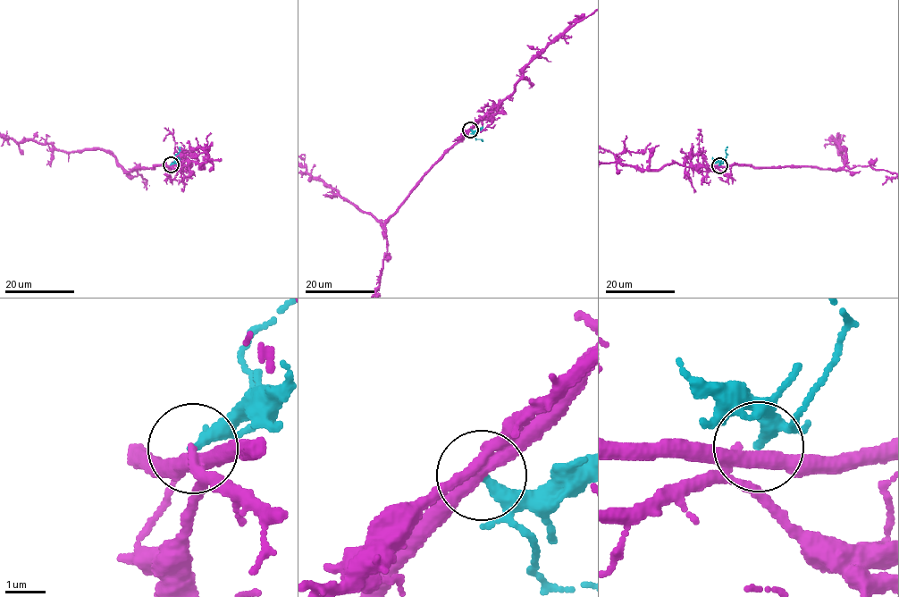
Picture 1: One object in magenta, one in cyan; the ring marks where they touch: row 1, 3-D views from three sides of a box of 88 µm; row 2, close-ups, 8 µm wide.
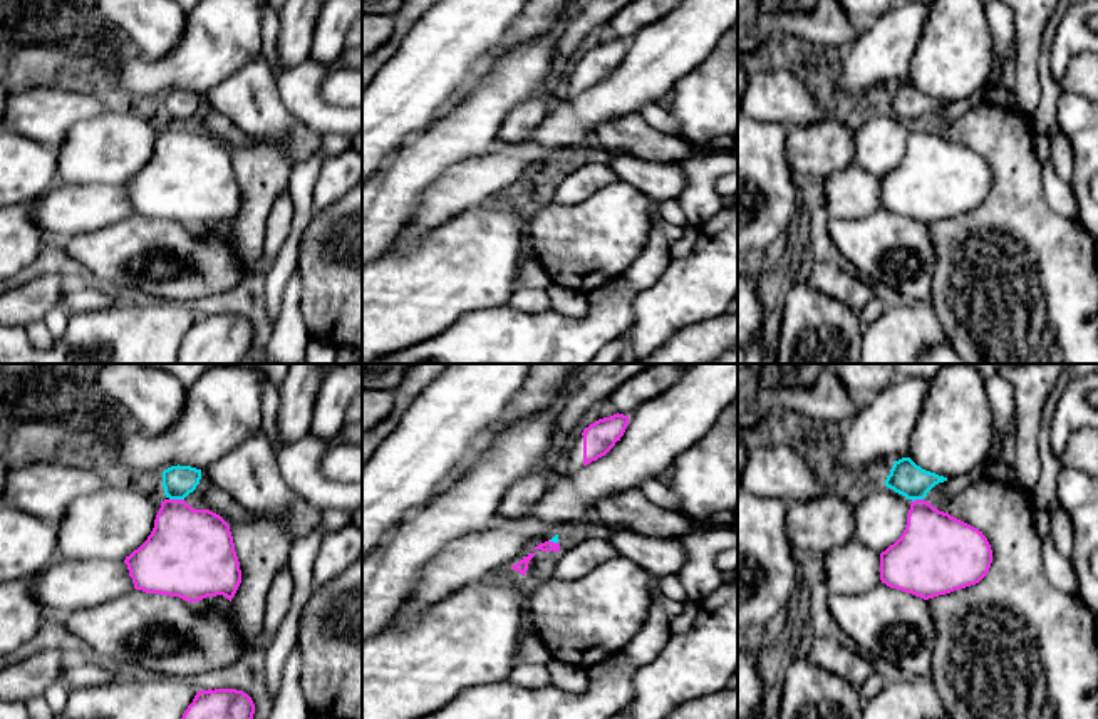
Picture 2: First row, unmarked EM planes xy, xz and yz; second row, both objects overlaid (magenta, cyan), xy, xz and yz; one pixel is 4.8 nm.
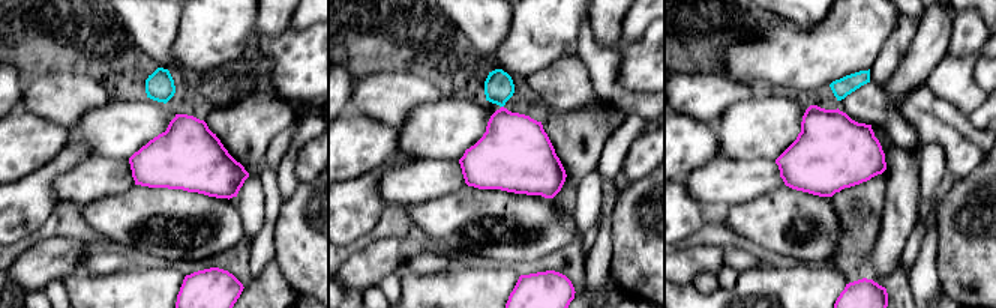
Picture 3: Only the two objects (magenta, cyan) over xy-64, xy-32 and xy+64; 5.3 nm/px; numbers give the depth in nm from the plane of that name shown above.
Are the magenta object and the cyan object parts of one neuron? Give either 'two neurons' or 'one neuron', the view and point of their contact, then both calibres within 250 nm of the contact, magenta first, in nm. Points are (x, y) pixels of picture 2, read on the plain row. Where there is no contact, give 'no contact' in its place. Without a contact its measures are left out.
two neurons; meets magenta in xy at (176, 124); 400 nm thick on the magenta side, 160 nm on the other

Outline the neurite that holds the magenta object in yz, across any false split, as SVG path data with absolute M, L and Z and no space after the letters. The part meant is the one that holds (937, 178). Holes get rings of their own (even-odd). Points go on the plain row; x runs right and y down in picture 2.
M915 124L902 161L880 178L880 204L929 225L979 208L991 188L982 156Z

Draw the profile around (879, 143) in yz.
M887 111L853 129L855 164L873 176L885 176L904 158L912 124Z

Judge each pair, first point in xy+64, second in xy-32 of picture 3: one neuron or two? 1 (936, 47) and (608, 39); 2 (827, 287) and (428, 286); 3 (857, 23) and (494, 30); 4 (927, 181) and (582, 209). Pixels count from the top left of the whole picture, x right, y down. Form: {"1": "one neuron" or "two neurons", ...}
{"1": "one neuron", "2": "one neuron", "3": "two neurons", "4": "one neuron"}

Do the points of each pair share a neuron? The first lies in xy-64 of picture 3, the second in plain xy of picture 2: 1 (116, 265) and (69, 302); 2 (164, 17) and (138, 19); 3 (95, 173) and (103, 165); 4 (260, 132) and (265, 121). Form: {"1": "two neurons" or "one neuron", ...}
{"1": "one neuron", "2": "one neuron", "3": "two neurons", "4": "two neurons"}

